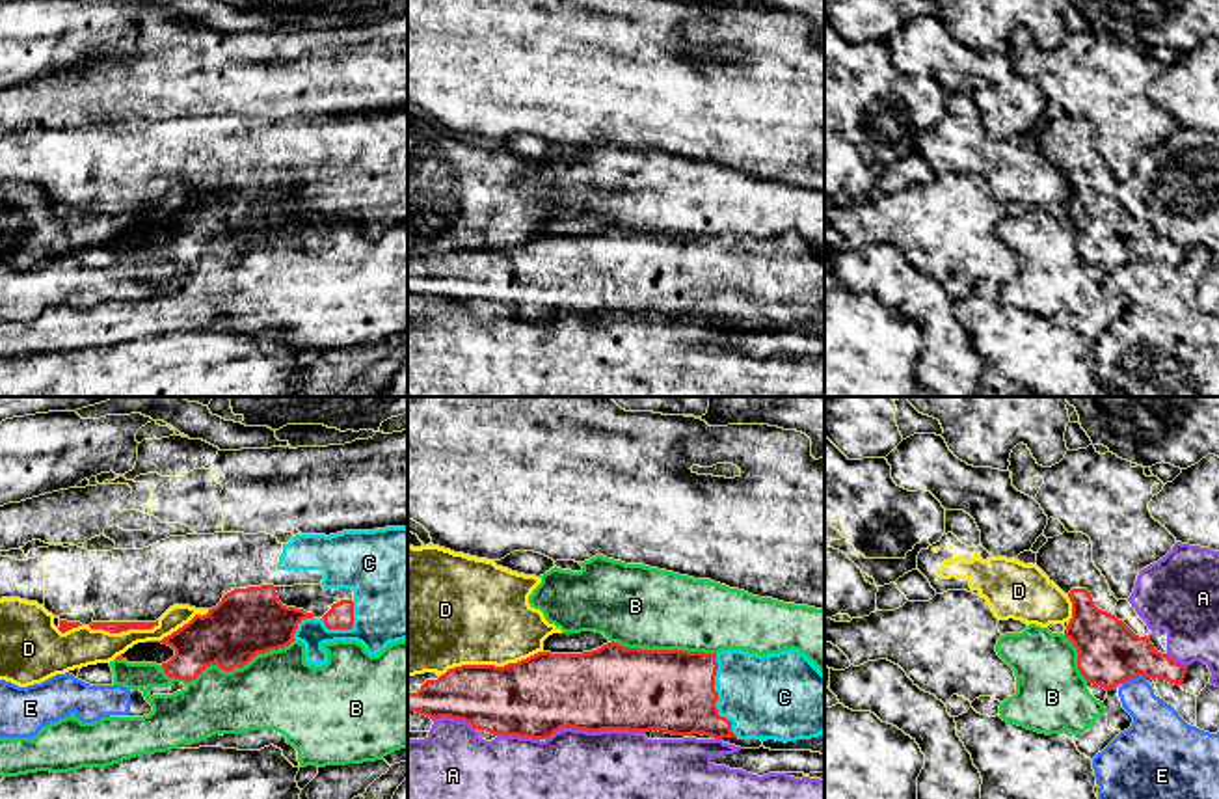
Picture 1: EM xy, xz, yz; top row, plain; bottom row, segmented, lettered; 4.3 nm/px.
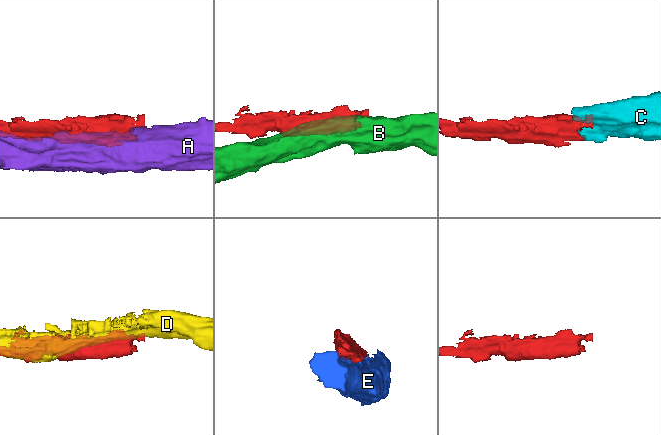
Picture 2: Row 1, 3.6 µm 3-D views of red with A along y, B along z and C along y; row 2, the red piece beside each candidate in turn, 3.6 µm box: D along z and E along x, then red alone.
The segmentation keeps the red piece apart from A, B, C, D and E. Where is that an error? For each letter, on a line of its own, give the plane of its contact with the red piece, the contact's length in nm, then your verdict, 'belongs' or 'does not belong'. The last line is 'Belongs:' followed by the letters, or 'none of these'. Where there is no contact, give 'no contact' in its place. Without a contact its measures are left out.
A: xz | 420 nm | does not belong
B: xy | 600 nm | does not belong
C: xz | 380 nm | belongs
D: xz | 460 nm | does not belong
E: yz | 110 nm | does not belong
Belongs: C

